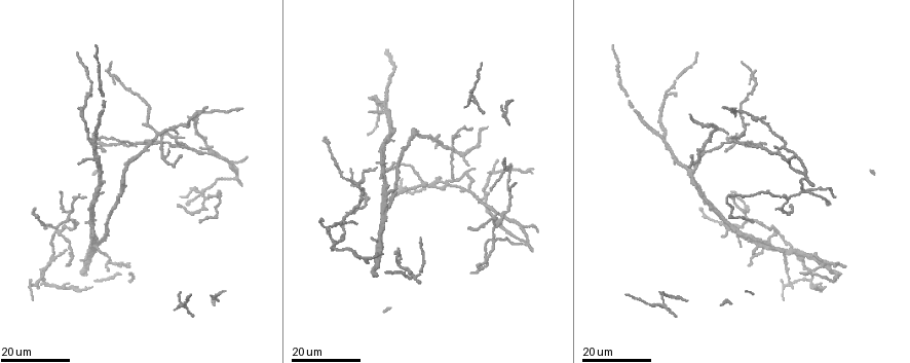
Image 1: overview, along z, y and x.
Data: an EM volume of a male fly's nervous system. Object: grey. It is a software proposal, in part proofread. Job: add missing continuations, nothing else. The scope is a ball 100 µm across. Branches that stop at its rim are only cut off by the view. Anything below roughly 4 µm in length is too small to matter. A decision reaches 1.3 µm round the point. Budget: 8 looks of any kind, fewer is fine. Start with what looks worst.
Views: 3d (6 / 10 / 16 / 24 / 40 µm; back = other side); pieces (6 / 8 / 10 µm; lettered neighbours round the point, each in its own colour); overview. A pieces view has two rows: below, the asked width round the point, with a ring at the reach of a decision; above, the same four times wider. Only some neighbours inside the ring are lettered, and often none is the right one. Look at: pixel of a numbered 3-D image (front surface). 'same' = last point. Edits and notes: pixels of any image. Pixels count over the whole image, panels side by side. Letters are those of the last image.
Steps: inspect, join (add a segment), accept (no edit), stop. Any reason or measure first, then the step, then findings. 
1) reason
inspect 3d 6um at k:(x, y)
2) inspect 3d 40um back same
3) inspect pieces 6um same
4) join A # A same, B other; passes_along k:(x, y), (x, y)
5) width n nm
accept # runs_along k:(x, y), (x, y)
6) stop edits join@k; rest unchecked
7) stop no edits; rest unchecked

end of a long branch
inspect 3d 16um at 1:(105, 148)

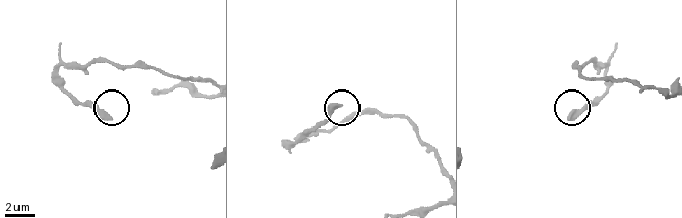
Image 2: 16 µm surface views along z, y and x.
see the neighbours
inspect pieces 6um at 2:(342, 107)

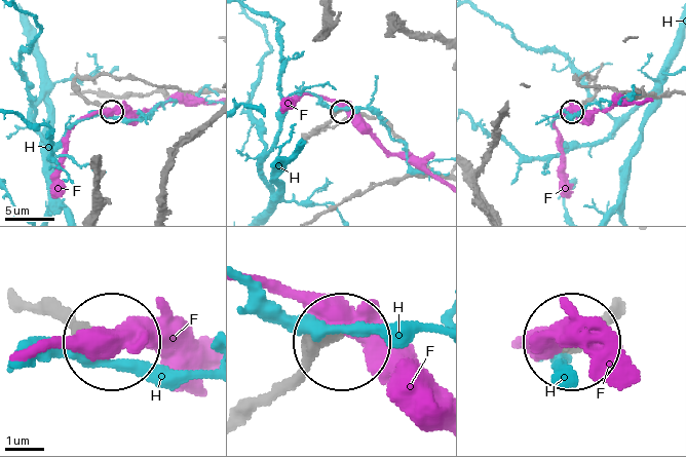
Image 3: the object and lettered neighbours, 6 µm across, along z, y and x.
accept # F other, H other; runs_along 3:(246, 407), (342, 338); no lettered segment goes on from it

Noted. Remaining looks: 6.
branch stops here
inspect 3d 24um at 1:(370, 112)

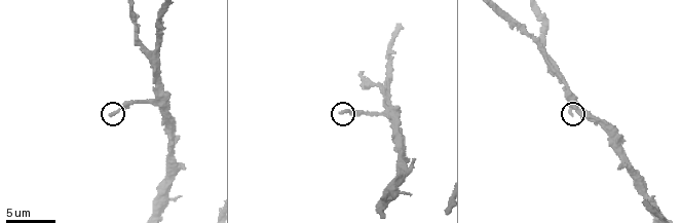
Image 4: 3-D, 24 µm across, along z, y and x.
inspect pieces 10um at 4:(340, 111)

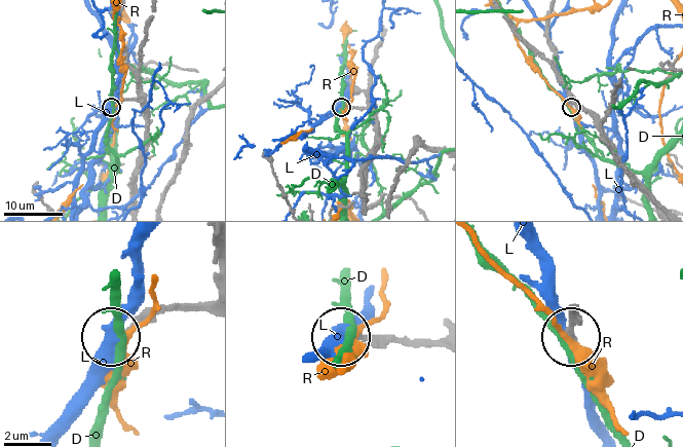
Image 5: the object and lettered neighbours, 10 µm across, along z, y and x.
width 230 nm
accept # D other, L other, R other; no lettered segment goes on from it

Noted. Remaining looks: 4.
free end
inspect 3d 24um at 1:(800, 274)

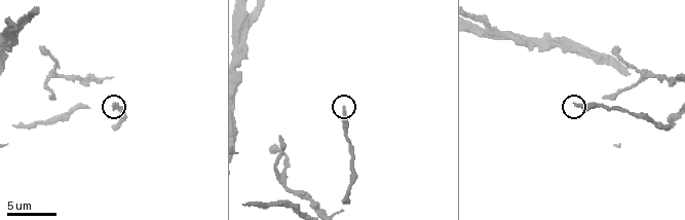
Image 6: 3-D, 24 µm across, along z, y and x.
see the neighbours
inspect pieces 6um at 6:(112, 102)

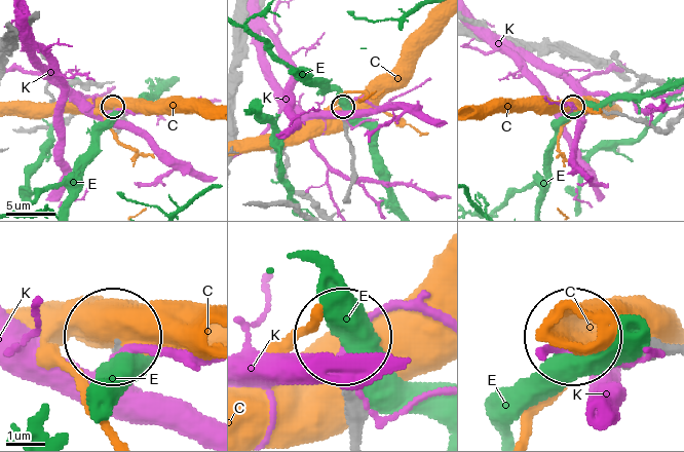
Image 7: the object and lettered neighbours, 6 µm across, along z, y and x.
accept # C other, E other, K other; no lettered segment goes on from it

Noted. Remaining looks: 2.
long arm stops here
inspect 3d 16um at 1:(65, 263)

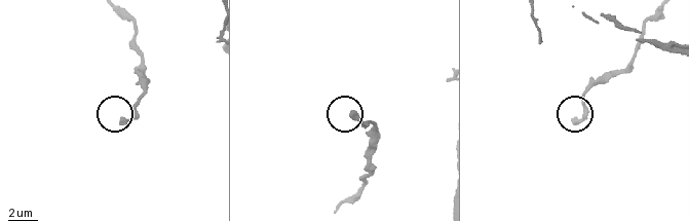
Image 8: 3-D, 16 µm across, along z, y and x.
inspect pieces 10um at 8:(350, 114)

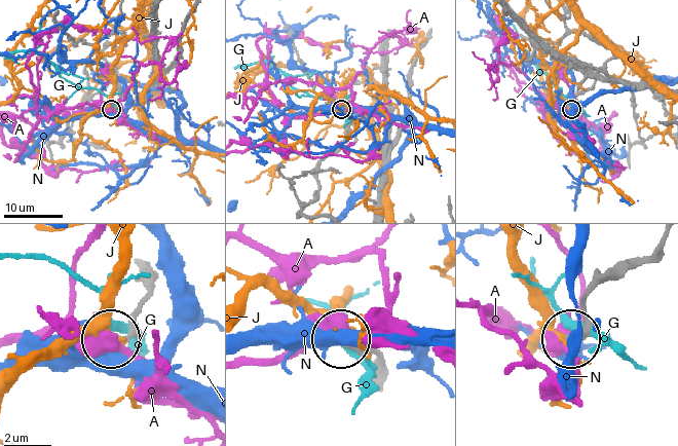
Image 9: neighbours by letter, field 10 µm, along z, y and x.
width 350 nm
accept # A other, G other, J other, N other; no lettered segment goes on from it

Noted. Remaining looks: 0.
stop no edits; rest unchecked

